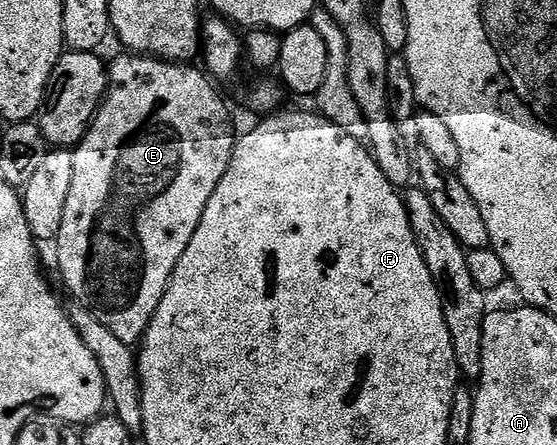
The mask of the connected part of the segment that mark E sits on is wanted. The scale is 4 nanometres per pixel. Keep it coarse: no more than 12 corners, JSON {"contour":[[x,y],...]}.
{"contour":[[124,54],[57,264],[141,343],[227,174],[200,67]]}

